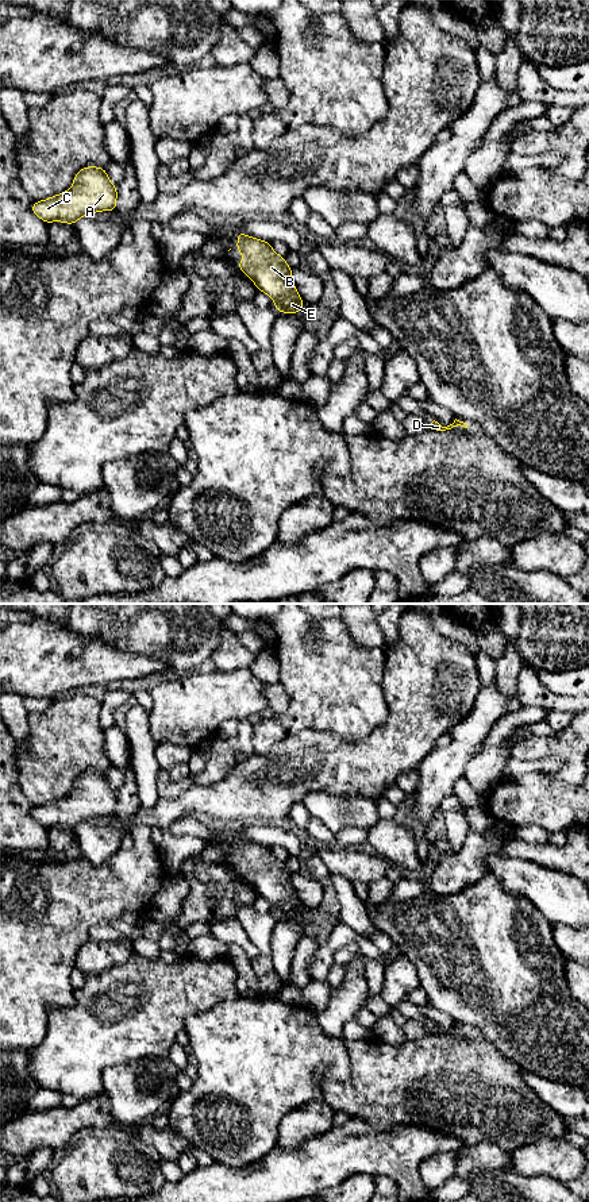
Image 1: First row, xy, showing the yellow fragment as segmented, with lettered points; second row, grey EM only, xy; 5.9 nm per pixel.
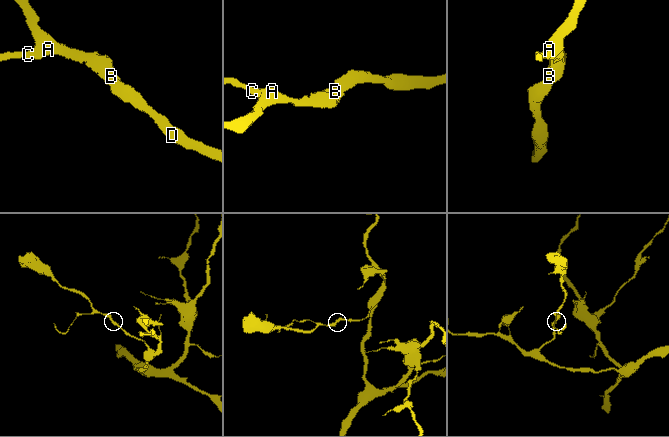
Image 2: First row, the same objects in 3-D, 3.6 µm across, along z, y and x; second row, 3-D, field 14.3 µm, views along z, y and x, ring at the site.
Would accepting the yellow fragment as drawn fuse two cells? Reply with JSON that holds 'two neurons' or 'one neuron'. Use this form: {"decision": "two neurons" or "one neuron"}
{"decision": "one neuron"}

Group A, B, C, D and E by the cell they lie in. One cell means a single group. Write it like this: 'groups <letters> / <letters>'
groups A B C D E

